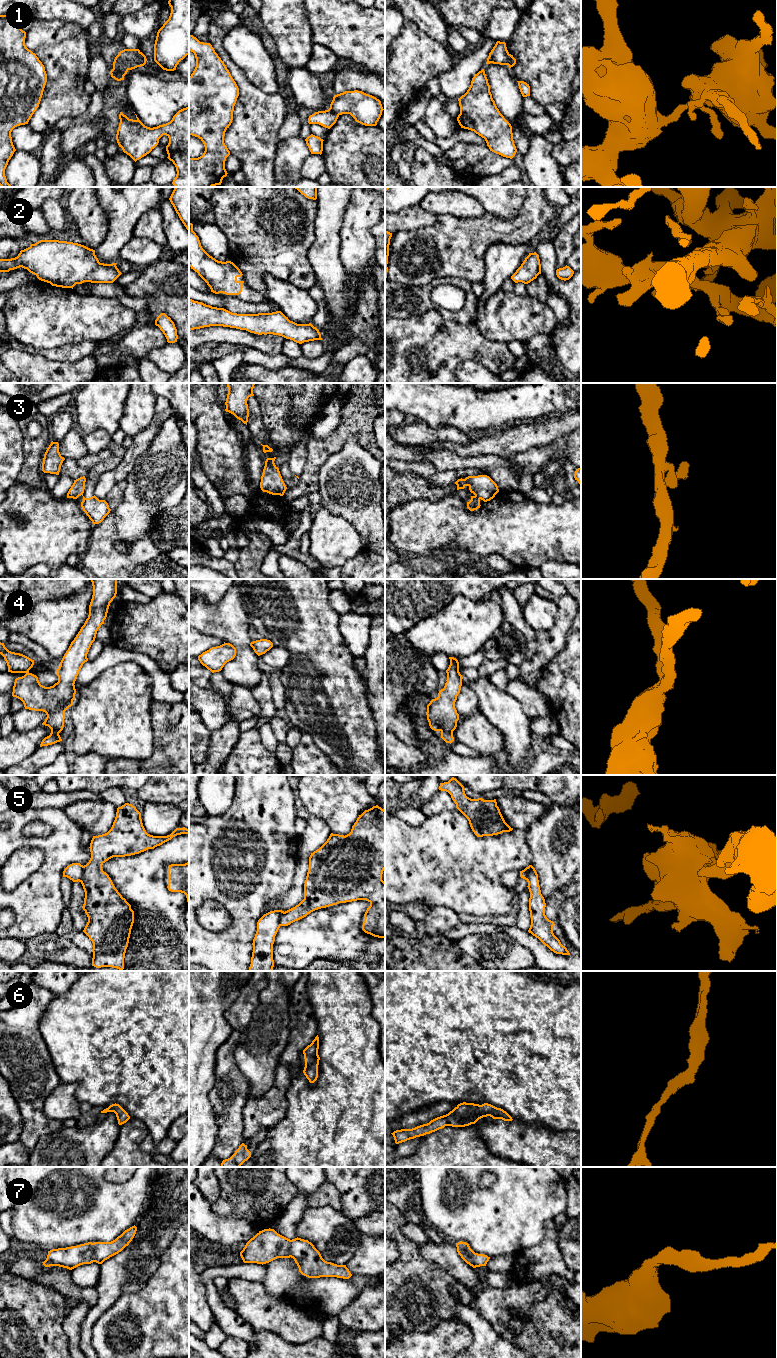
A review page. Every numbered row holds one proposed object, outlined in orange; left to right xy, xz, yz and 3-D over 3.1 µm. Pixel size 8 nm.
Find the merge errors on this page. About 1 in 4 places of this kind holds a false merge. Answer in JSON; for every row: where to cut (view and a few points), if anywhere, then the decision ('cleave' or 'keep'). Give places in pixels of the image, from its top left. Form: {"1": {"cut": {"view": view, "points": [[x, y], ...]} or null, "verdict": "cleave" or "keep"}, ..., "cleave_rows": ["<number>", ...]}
{"1": {"cut": {"view": "yz", "points": [[509, 54], [507, 64]]}, "verdict": "cleave"}, "2": {"cut": null, "verdict": "keep"}, "3": {"cut": {"view": "yz", "points": [[475, 495], [479, 499]]}, "verdict": "cleave"}, "4": {"cut": null, "verdict": "keep"}, "5": {"cut": {"view": "xy", "points": [[84, 866], [84, 872], [79, 881]]}, "verdict": "cleave"}, "6": {"cut": null, "verdict": "keep"}, "7": {"cut": null, "verdict": "keep"}, "cleave_rows": ["1", "3", "5"]}

